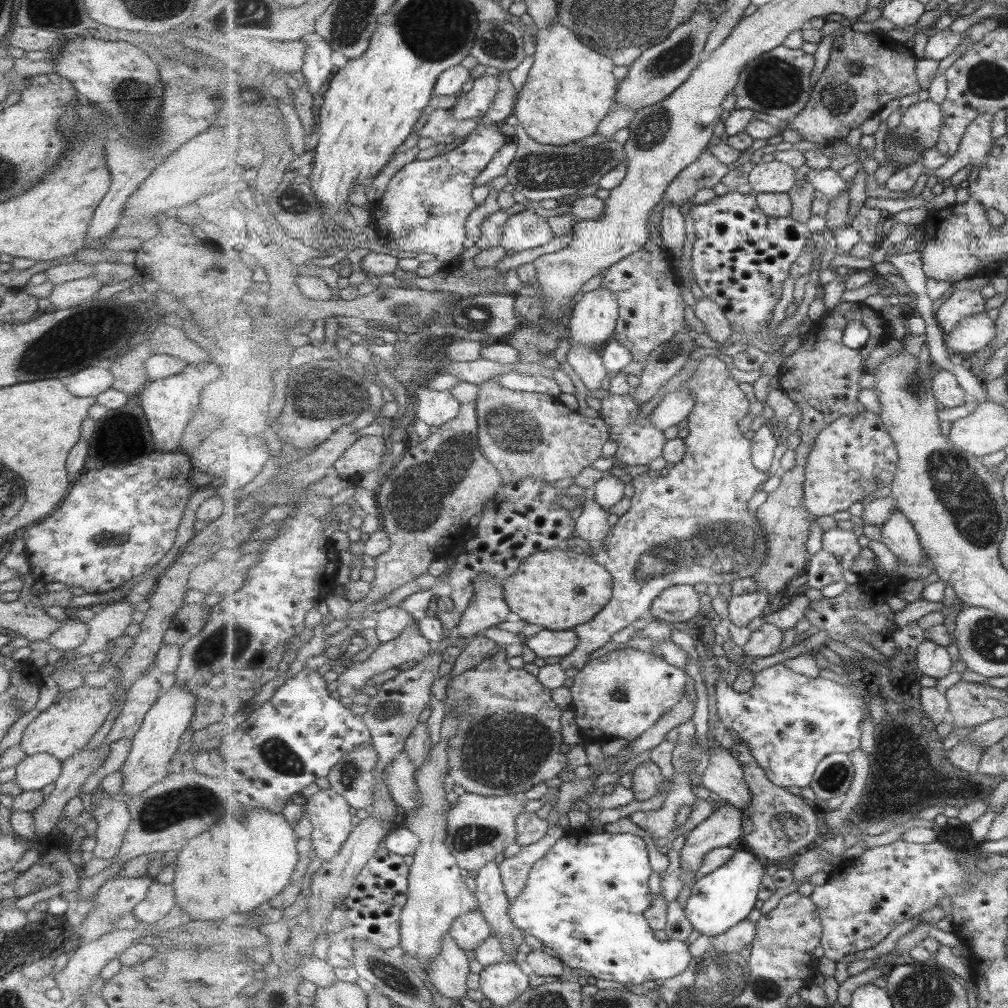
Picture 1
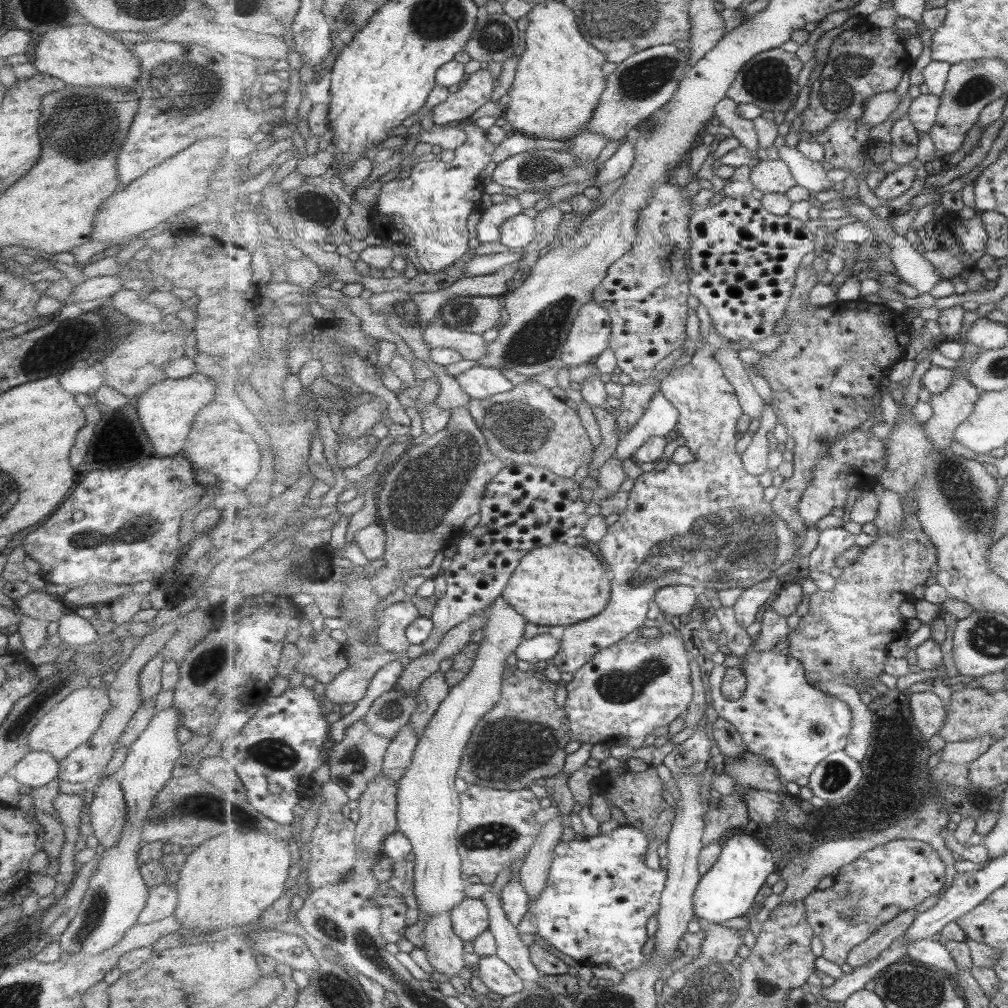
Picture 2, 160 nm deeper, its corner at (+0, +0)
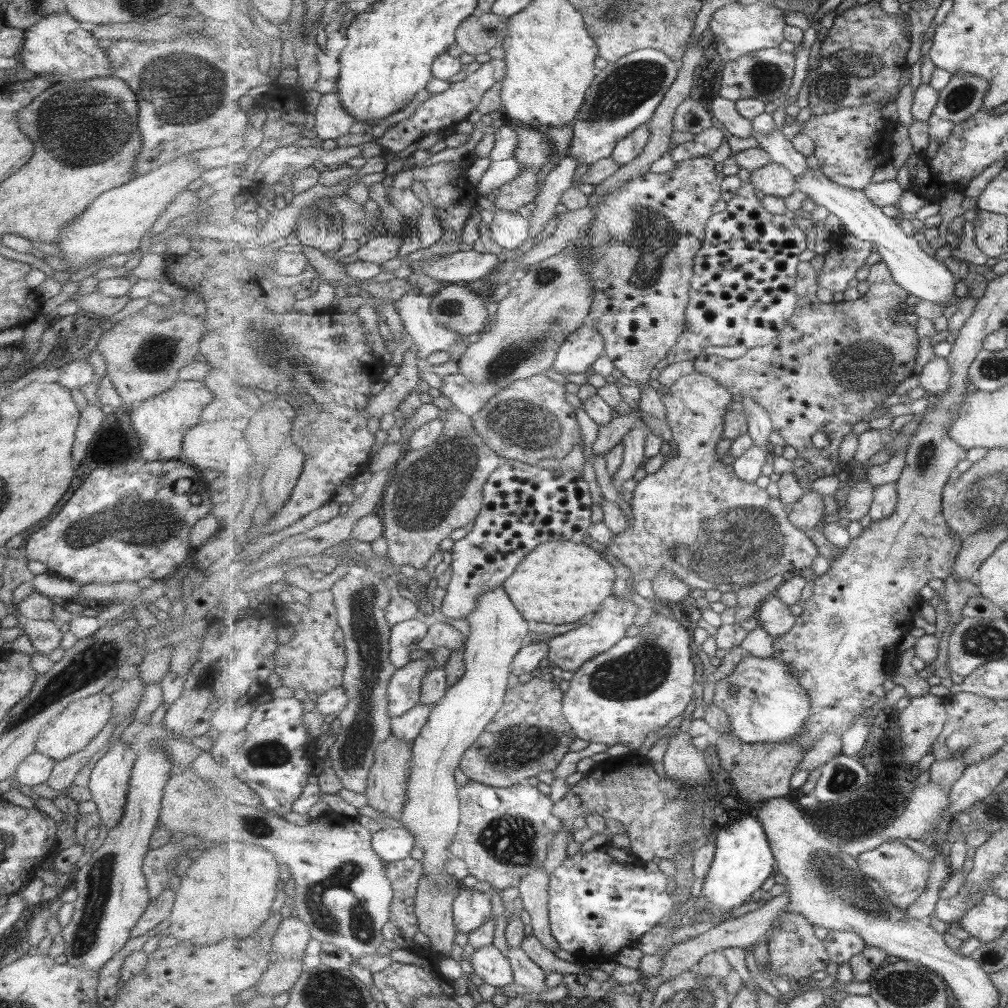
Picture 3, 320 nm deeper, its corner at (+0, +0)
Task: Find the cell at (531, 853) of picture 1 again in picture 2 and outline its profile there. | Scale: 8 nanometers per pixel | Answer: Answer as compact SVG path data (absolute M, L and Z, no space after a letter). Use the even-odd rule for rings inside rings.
M519 874L514 875L499 894L507 918L515 926L519 926L523 922L523 918L526 918L530 912L530 896L525 892L521 881Z

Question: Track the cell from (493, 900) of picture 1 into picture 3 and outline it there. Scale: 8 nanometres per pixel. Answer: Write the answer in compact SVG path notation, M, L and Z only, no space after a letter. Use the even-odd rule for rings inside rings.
M509 946L506 953L514 970L514 983L527 988L528 992L541 994L547 988L547 973L522 949Z

